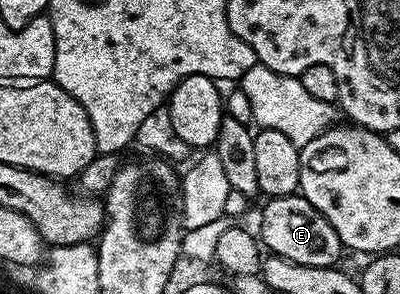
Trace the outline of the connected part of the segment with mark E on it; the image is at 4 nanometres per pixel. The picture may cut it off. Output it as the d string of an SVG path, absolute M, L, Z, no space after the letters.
M269 197L263 203L265 205L260 213L258 237L269 254L306 267L331 269L339 262L336 260L342 254L342 246L338 231L330 227L328 220L305 197Z

